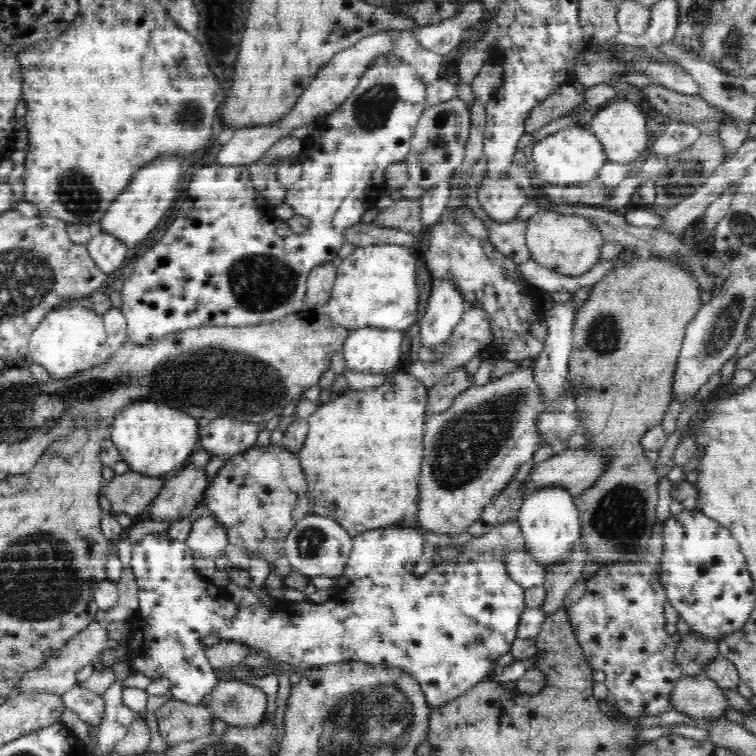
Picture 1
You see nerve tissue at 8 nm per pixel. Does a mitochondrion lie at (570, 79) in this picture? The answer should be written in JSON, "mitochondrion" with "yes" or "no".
{"mitochondrion":"no"}

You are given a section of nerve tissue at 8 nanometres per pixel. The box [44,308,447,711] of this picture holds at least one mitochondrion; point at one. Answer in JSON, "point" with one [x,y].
{"point":[310,542]}

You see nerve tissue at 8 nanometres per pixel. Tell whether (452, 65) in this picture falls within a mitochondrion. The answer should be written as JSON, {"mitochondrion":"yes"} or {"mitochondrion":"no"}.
{"mitochondrion":"no"}

